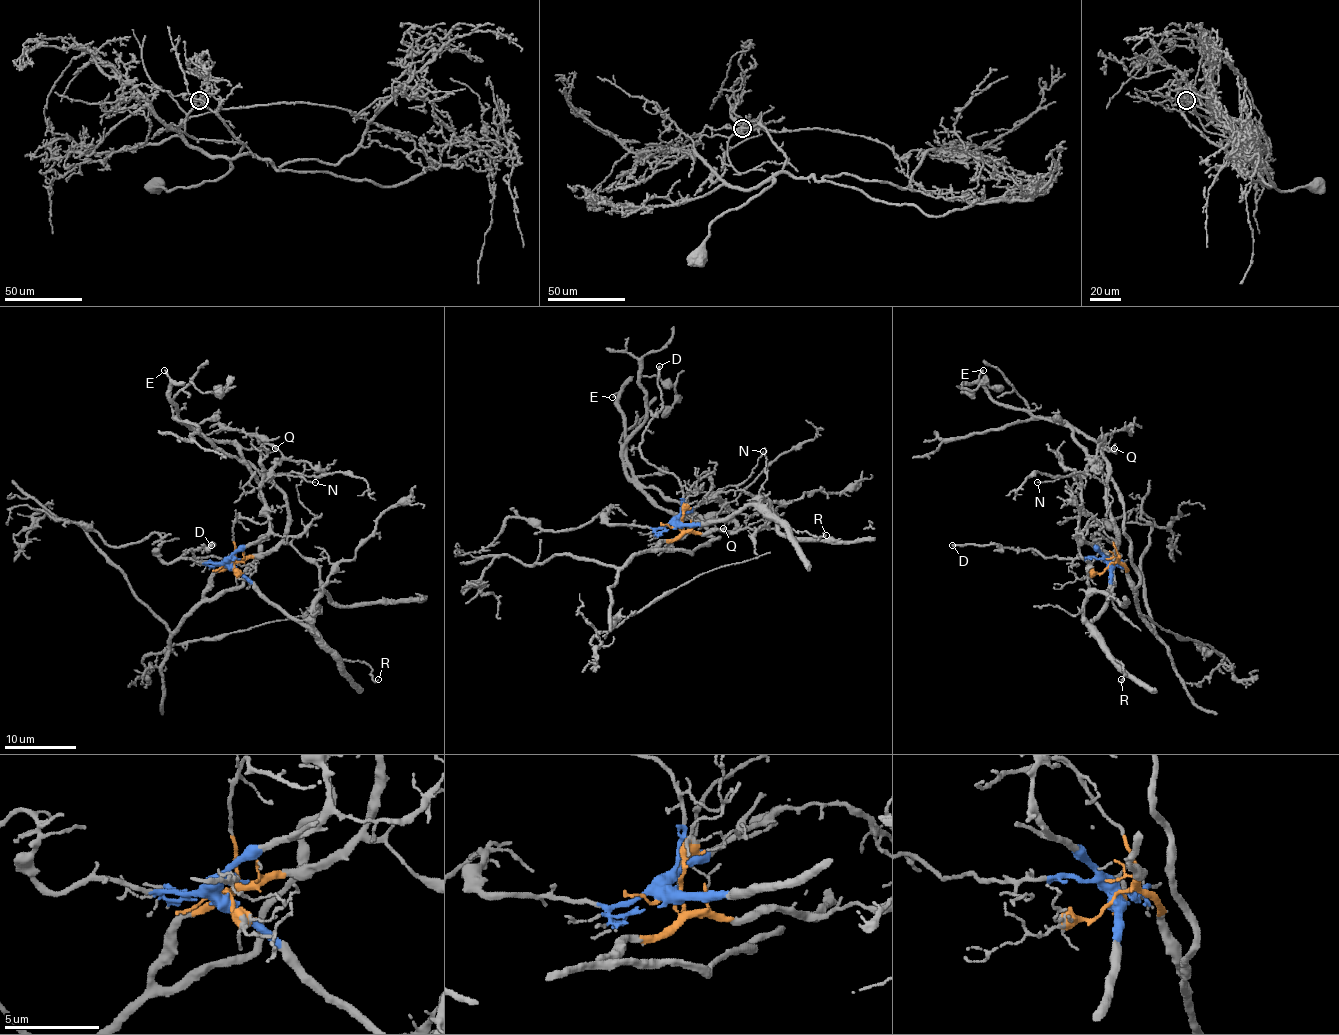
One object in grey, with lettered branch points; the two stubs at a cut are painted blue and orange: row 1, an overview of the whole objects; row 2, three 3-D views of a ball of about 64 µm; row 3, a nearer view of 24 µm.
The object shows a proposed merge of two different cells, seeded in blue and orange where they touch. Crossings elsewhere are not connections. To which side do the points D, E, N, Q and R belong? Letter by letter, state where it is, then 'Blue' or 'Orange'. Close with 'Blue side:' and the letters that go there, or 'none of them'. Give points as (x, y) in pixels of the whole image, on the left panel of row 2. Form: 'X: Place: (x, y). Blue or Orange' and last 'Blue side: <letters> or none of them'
D: Place: (211, 545). Blue
E: Place: (164, 370). Orange
N: Place: (315, 482). Blue
Q: Place: (275, 448). Orange
R: Place: (378, 679). Blue
Blue side: D, N, R

